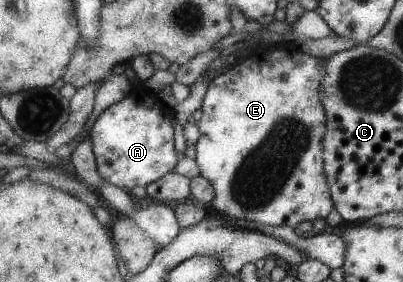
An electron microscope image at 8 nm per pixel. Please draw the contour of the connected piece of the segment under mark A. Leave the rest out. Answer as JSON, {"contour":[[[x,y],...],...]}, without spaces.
{"contour":[[[144,87],[132,88],[120,101],[109,105],[96,119],[89,131],[101,177],[108,184],[129,191],[135,187],[146,188],[153,181],[171,173],[179,163],[179,153],[177,153],[175,141],[175,116],[175,108],[165,105],[155,93]]]}

